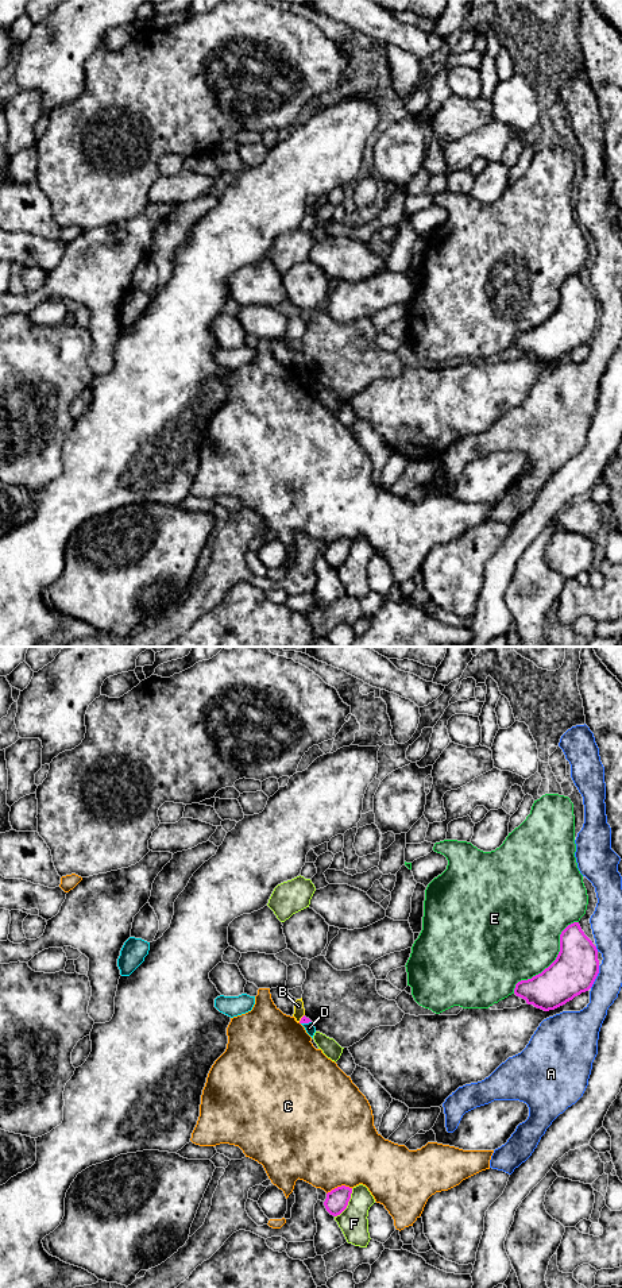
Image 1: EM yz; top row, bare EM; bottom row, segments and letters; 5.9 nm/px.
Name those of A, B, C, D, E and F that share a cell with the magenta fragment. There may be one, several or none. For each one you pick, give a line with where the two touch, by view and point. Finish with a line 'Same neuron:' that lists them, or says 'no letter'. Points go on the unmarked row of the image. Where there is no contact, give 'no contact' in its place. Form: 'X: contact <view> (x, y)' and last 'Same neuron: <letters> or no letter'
Same neuron: no letter

